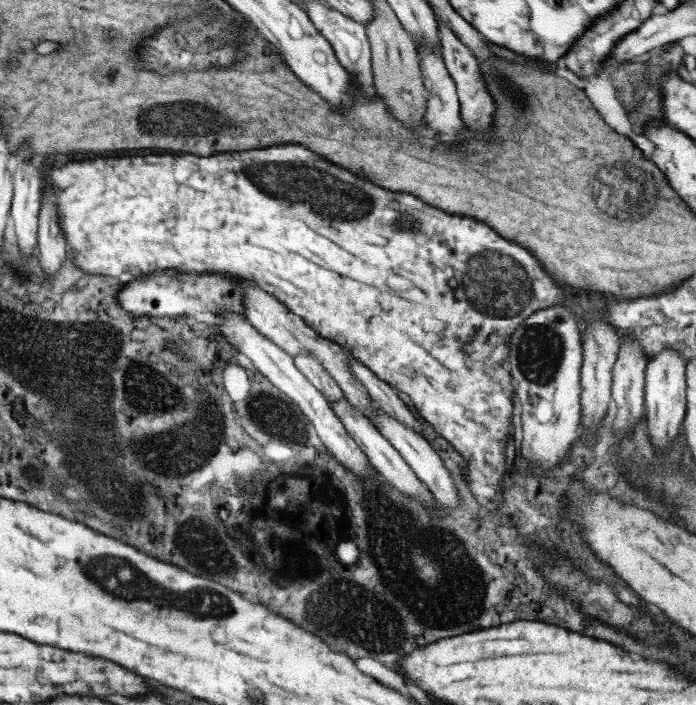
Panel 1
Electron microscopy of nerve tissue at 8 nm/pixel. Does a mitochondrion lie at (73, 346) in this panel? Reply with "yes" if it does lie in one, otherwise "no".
yes

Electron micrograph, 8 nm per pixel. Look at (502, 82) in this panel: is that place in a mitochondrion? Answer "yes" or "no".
yes

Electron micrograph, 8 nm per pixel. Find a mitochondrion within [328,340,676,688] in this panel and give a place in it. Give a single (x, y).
(454, 542)

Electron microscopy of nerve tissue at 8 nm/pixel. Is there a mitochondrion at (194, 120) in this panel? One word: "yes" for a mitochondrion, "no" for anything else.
yes

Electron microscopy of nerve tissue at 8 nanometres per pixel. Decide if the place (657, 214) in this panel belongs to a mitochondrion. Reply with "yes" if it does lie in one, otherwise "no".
yes

